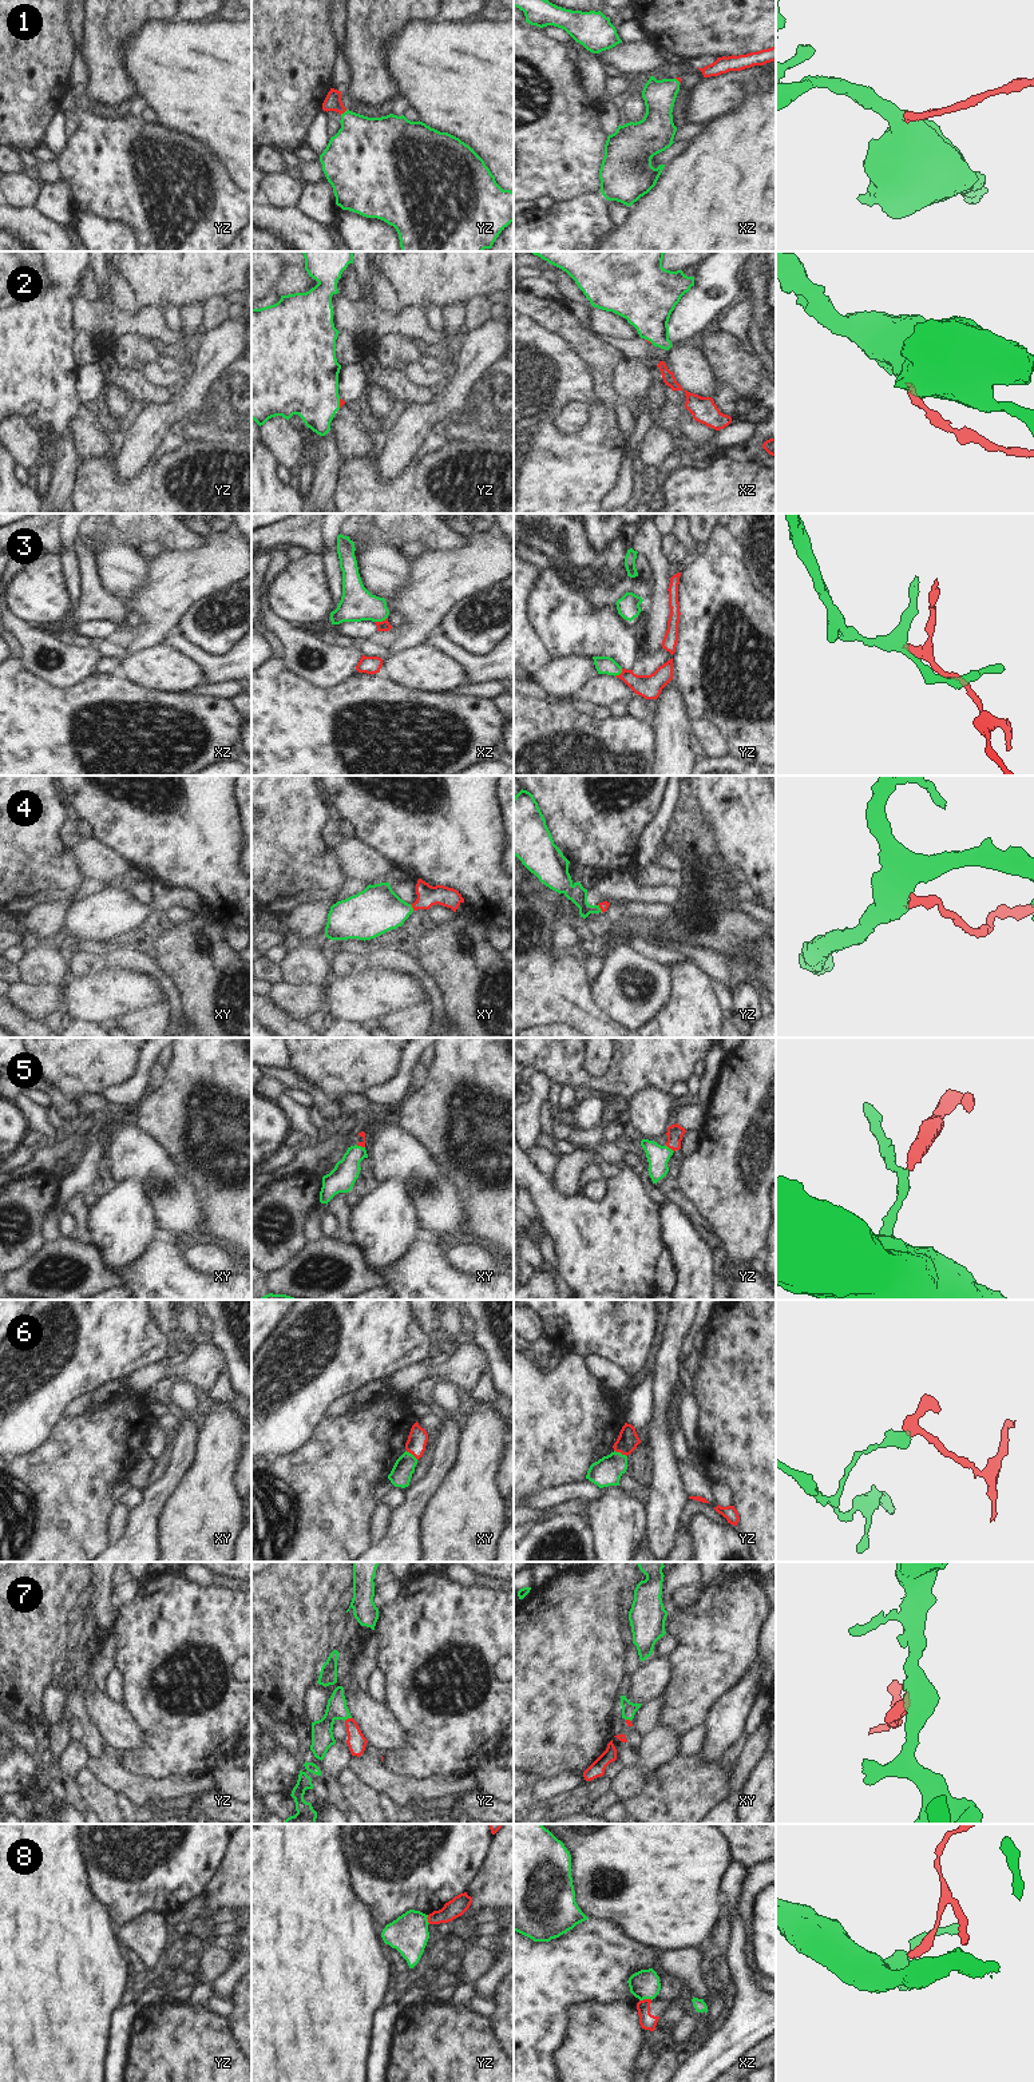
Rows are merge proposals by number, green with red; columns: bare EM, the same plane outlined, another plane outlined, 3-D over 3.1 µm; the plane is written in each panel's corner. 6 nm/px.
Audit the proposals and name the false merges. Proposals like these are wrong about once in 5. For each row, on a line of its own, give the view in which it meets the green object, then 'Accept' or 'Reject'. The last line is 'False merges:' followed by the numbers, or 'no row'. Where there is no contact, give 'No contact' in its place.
1: Touches green in yz. Accept
2: Touches green in yz. Accept
3: Touches green in xz. Accept
4: Touches green in xy. Accept
5: Touches green in yz. Accept
6: Touches green in yz. Reject
7: Touches green in yz. Accept
8: Touches green in xz. Reject
False merges: 6, 8.

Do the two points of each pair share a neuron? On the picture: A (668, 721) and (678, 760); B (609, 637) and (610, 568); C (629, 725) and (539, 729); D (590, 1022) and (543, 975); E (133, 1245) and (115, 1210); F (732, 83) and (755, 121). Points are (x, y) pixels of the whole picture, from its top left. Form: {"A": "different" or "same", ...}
{"A": "same", "B": "same", "C": "same", "D": "same", "E": "same", "F": "different"}

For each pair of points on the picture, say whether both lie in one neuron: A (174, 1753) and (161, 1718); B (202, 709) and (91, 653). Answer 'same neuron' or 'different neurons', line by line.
A: same neuron
B: different neurons

